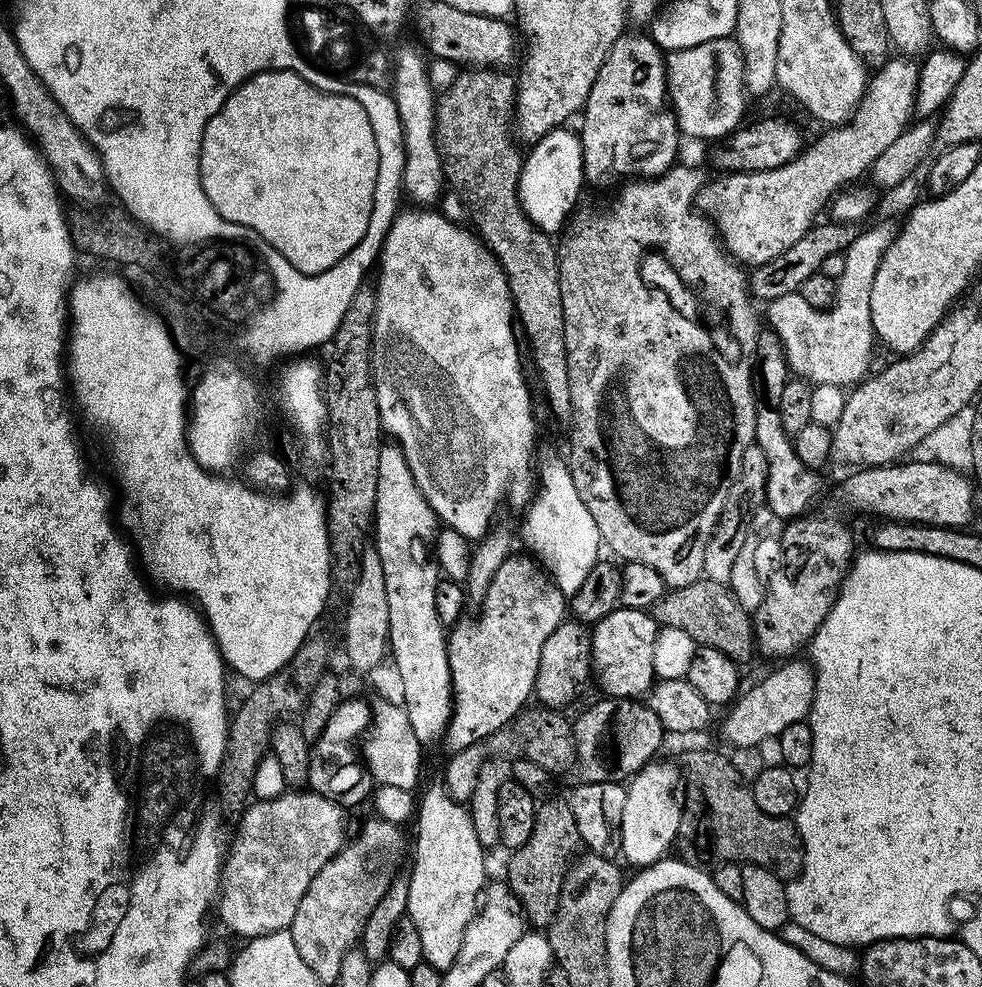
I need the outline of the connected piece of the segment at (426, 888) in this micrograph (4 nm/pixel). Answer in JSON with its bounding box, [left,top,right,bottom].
[407,782,486,970]

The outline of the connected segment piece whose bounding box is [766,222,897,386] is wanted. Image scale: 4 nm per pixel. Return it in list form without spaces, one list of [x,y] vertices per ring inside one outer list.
[[[891,223],[873,225],[873,228],[865,227],[852,245],[844,249],[845,269],[834,280],[835,295],[829,308],[810,306],[798,292],[767,301],[767,327],[780,339],[789,369],[813,385],[855,386],[869,375],[868,363],[874,345],[870,290],[874,286],[874,274],[897,234]]]

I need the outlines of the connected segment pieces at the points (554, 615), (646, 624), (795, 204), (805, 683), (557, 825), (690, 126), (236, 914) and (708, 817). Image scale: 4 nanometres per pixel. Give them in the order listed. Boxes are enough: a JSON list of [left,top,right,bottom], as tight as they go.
[[442,554,566,753],[591,606,658,698],[695,56,919,266],[724,658,816,748],[506,799,580,926],[666,36,746,141],[220,790,346,938],[679,752,804,878]]

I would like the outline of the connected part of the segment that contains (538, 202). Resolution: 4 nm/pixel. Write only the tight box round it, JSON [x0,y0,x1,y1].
[518,126,584,236]

